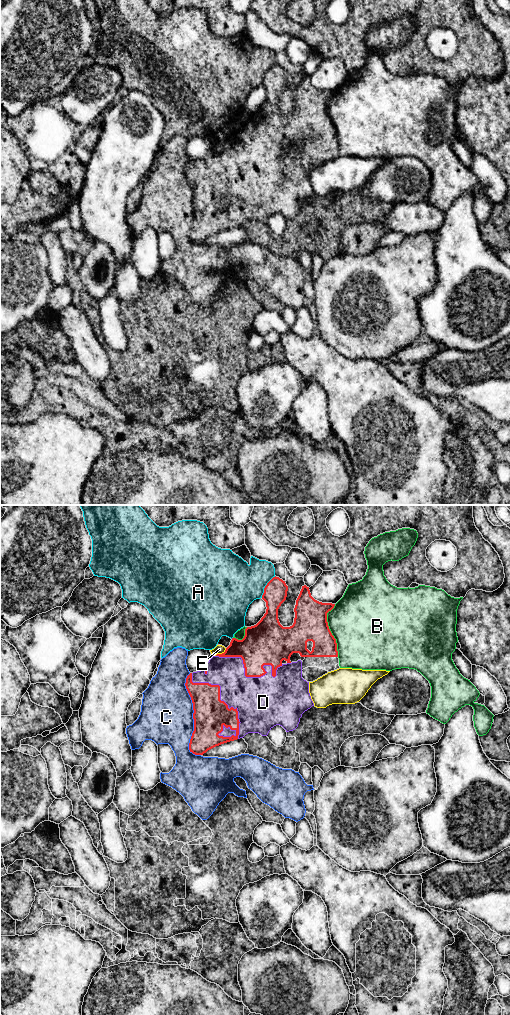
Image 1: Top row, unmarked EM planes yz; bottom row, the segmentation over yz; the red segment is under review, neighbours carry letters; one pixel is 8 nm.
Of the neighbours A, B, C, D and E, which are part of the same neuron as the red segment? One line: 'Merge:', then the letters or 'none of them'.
Merge: D

